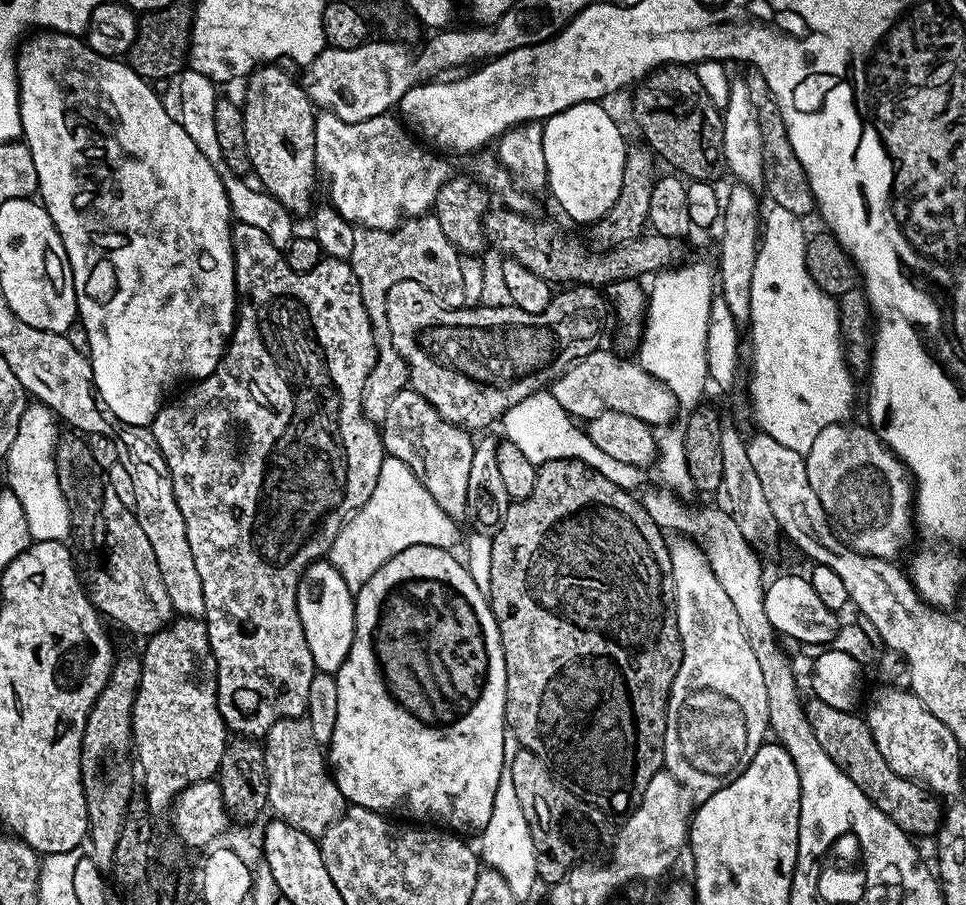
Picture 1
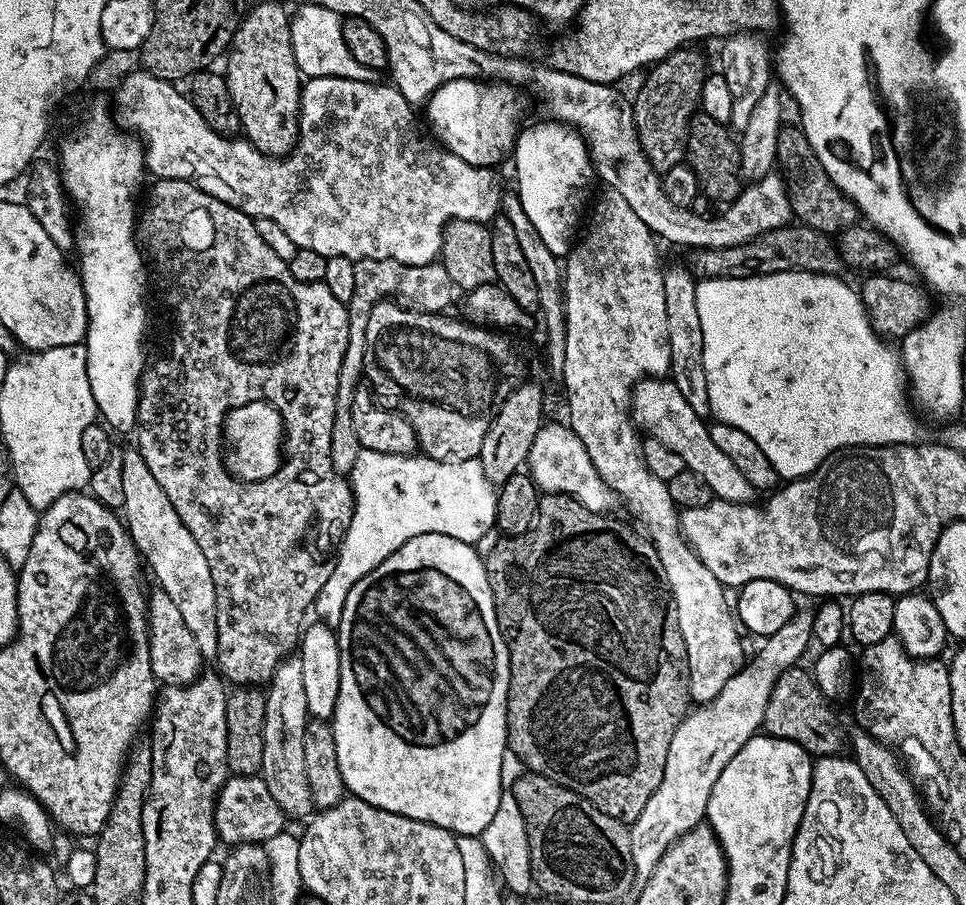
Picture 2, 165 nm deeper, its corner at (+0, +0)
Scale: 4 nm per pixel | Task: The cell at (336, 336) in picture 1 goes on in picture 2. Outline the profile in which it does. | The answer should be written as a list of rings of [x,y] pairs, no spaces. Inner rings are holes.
[[[185,180],[155,181],[152,193],[148,196],[148,205],[143,205],[138,216],[138,240],[146,253],[147,259],[156,267],[160,275],[160,284],[164,287],[164,300],[173,308],[172,320],[176,323],[176,333],[172,336],[172,356],[160,356],[145,367],[140,377],[140,401],[136,411],[134,429],[135,447],[142,454],[143,461],[158,481],[158,486],[166,490],[166,498],[178,510],[178,518],[194,534],[194,542],[202,546],[202,554],[206,557],[206,566],[210,566],[210,578],[214,578],[214,594],[216,595],[216,617],[218,618],[218,650],[215,663],[220,664],[218,672],[232,686],[264,686],[271,680],[280,661],[297,651],[305,627],[304,615],[315,605],[322,586],[326,586],[326,578],[330,578],[330,570],[336,565],[336,554],[344,541],[344,532],[350,526],[352,517],[351,483],[341,473],[336,472],[331,464],[331,430],[334,427],[335,398],[338,394],[338,382],[342,370],[342,358],[348,349],[350,322],[348,321],[348,305],[338,302],[334,294],[321,282],[303,284],[290,274],[288,262],[278,256],[262,240],[256,229],[256,221],[242,210],[206,194],[198,186]],[[265,400],[280,411],[284,419],[283,460],[279,470],[270,478],[260,481],[237,480],[226,469],[224,454],[221,450],[223,441],[224,419],[232,408],[243,403]]]

